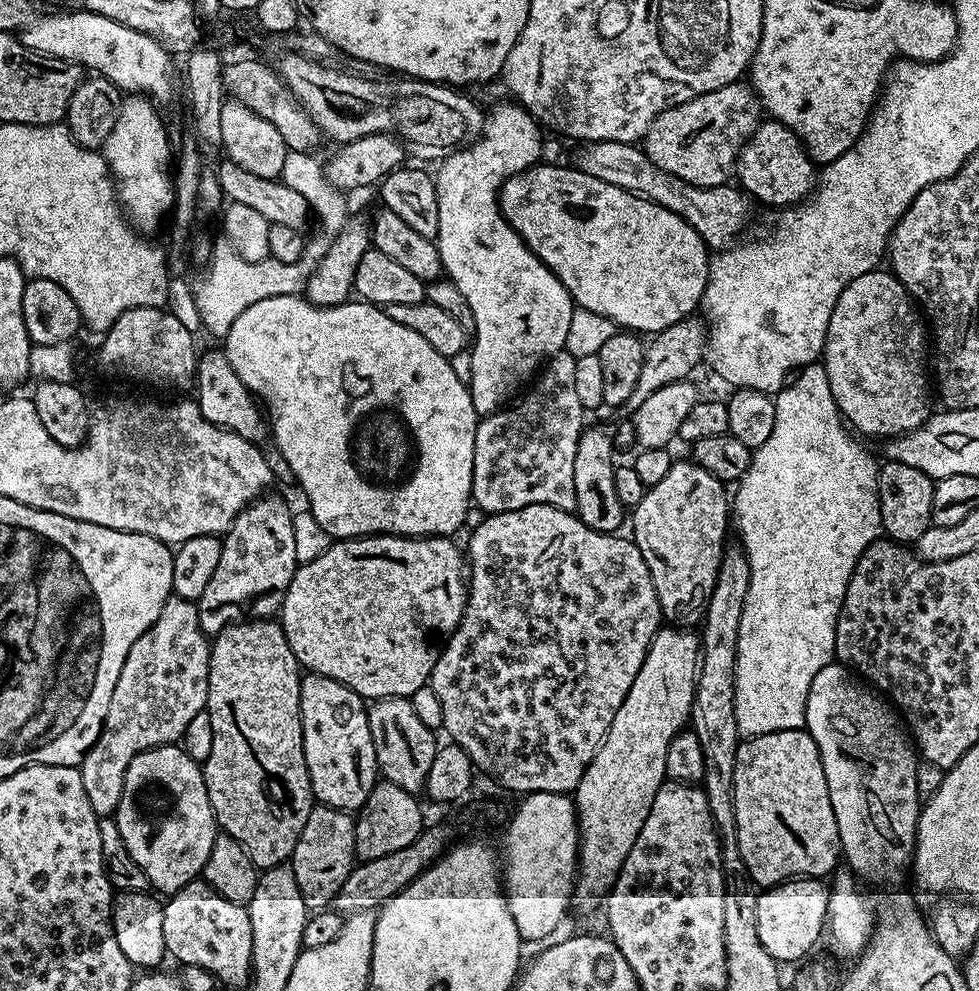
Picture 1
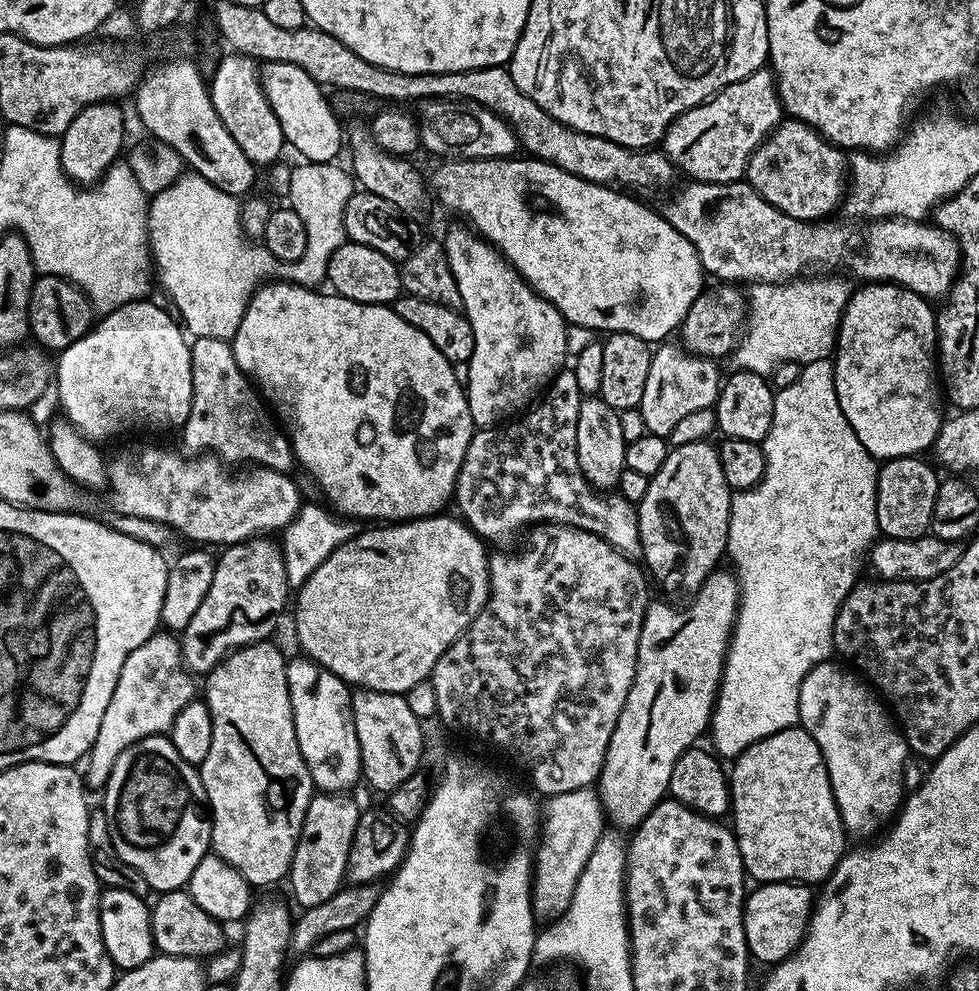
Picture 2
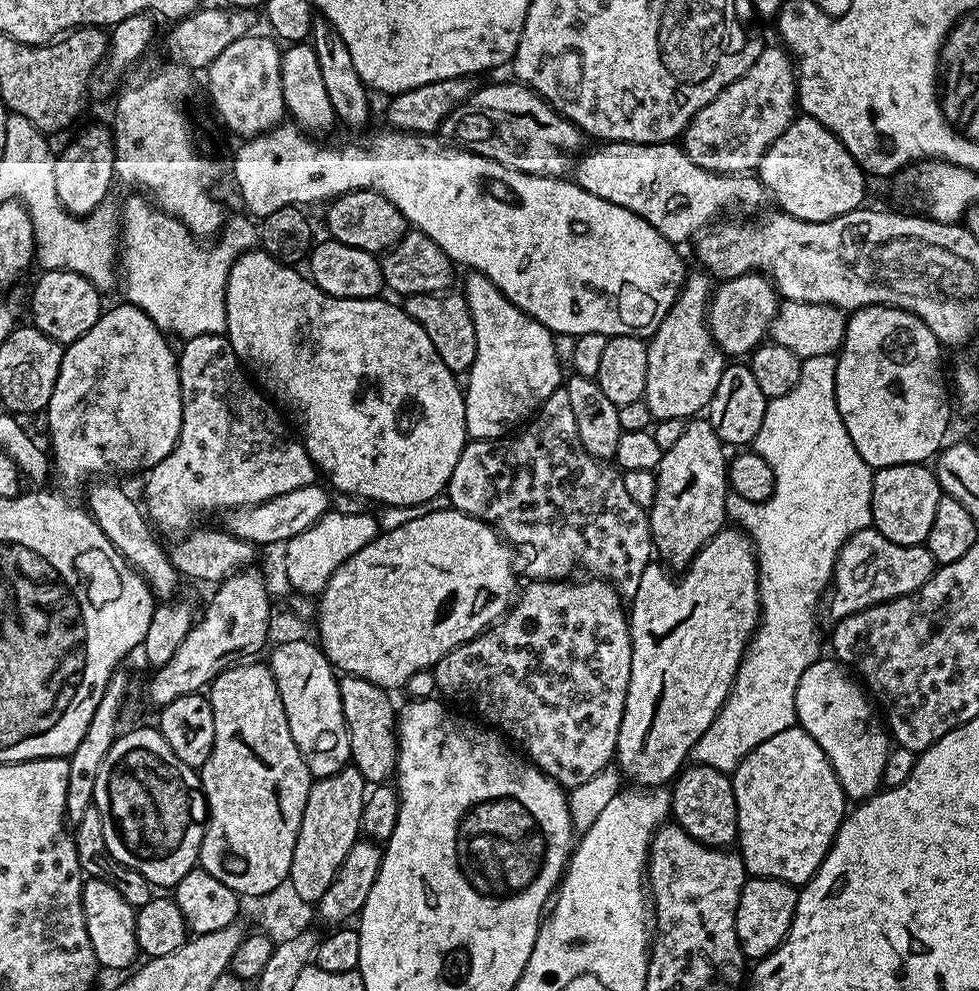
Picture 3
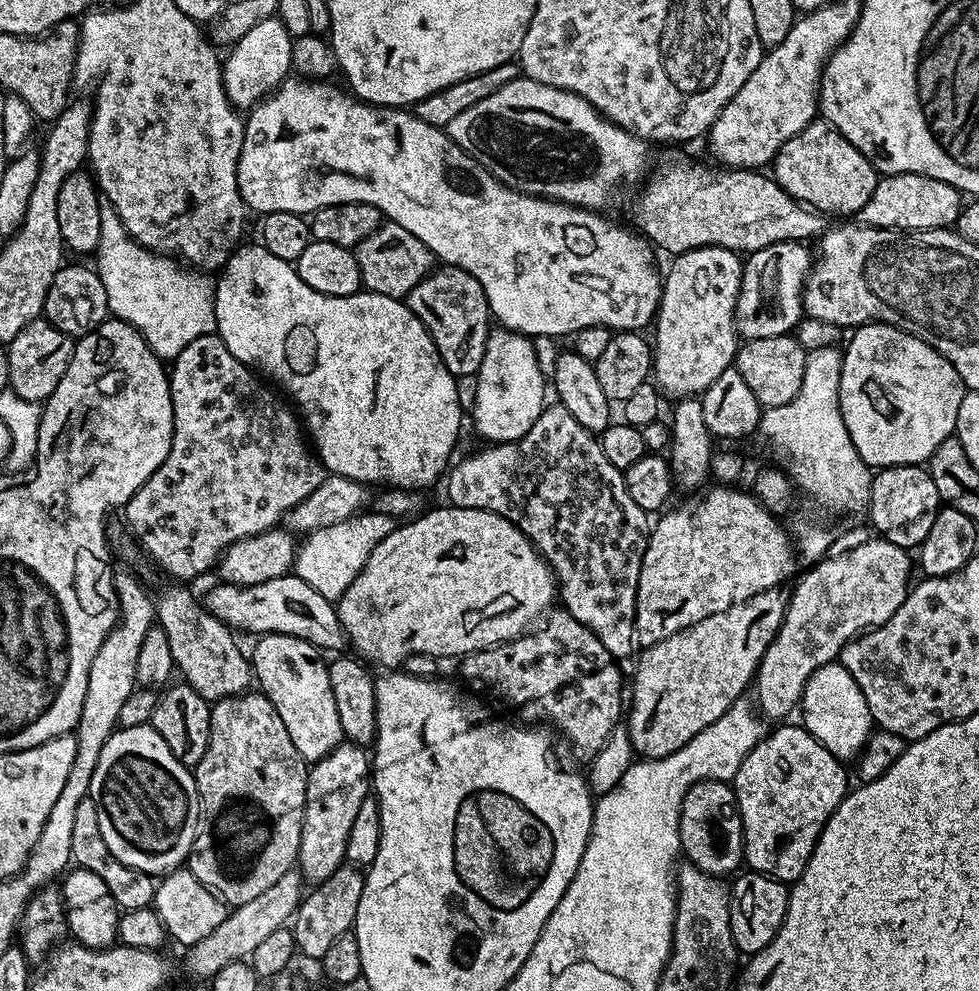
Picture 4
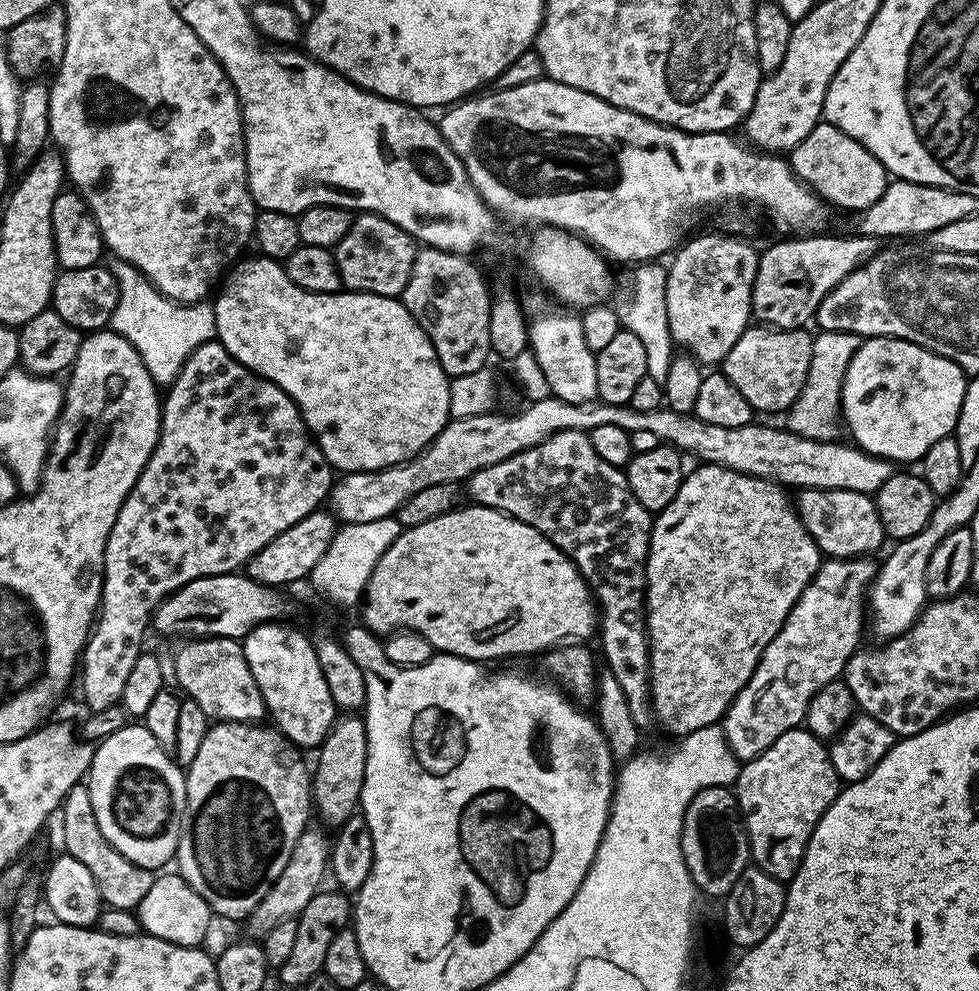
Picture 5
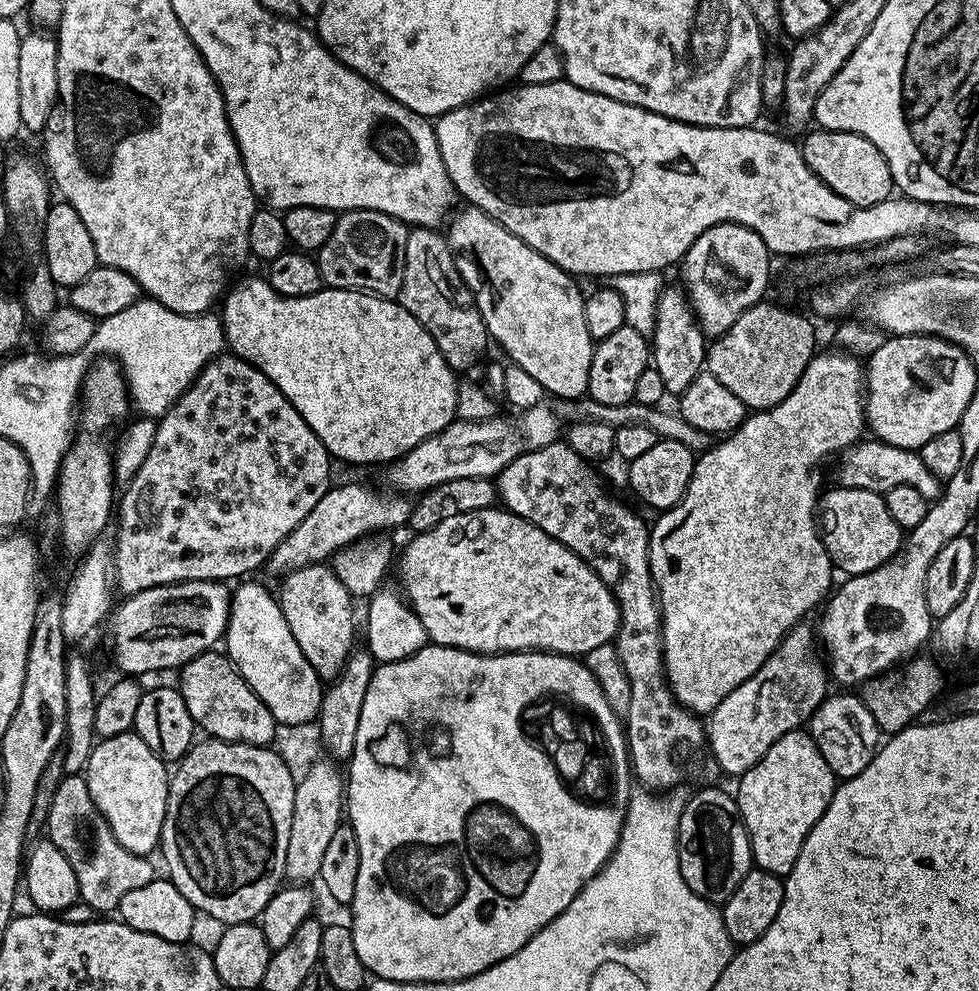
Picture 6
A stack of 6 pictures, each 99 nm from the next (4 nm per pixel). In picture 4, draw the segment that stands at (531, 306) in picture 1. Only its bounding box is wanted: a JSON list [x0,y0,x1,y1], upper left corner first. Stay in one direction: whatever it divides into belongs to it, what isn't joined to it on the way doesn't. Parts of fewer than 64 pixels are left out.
[470,326,546,444]

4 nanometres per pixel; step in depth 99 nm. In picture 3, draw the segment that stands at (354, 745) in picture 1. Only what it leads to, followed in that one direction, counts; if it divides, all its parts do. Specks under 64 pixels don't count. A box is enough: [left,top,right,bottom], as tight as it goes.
[266,640,352,778]

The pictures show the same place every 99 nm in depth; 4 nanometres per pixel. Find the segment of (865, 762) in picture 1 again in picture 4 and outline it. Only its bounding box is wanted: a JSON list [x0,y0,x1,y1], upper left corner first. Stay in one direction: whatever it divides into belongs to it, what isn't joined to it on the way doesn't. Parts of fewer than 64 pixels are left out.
[803,662,874,762]

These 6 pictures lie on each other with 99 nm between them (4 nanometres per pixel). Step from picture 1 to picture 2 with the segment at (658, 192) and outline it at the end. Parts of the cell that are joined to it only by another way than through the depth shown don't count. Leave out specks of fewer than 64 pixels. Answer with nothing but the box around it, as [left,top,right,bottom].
[662,182,962,302]

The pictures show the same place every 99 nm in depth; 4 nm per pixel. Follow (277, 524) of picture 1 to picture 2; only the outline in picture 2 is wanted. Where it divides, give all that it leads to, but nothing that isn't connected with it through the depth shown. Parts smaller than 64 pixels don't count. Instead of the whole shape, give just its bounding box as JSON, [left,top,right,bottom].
[179,534,290,674]

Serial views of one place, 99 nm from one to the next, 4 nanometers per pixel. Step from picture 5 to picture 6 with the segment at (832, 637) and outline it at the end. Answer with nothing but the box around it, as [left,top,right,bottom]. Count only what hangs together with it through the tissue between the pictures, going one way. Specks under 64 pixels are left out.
[706,622,830,778]

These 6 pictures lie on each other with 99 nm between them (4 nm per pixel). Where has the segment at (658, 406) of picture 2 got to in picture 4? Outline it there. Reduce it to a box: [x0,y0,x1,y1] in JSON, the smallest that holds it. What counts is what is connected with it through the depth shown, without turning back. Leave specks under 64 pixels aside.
[652,247,744,398]

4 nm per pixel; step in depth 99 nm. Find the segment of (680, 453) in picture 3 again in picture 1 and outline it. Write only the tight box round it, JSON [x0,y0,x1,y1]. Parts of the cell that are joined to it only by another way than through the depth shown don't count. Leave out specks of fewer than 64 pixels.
[630,458,730,630]

